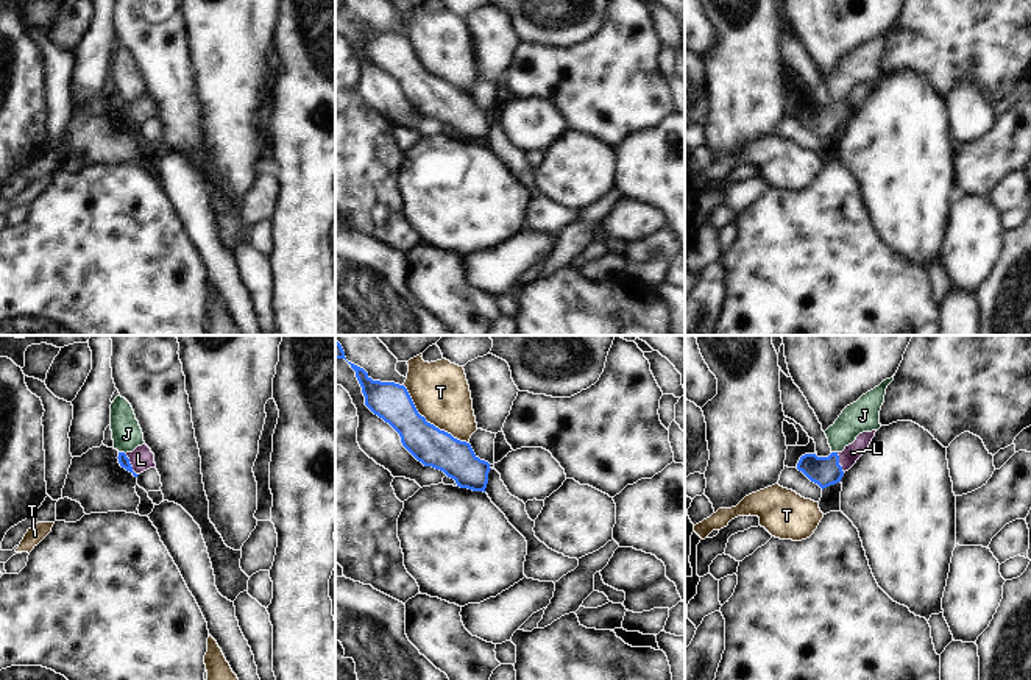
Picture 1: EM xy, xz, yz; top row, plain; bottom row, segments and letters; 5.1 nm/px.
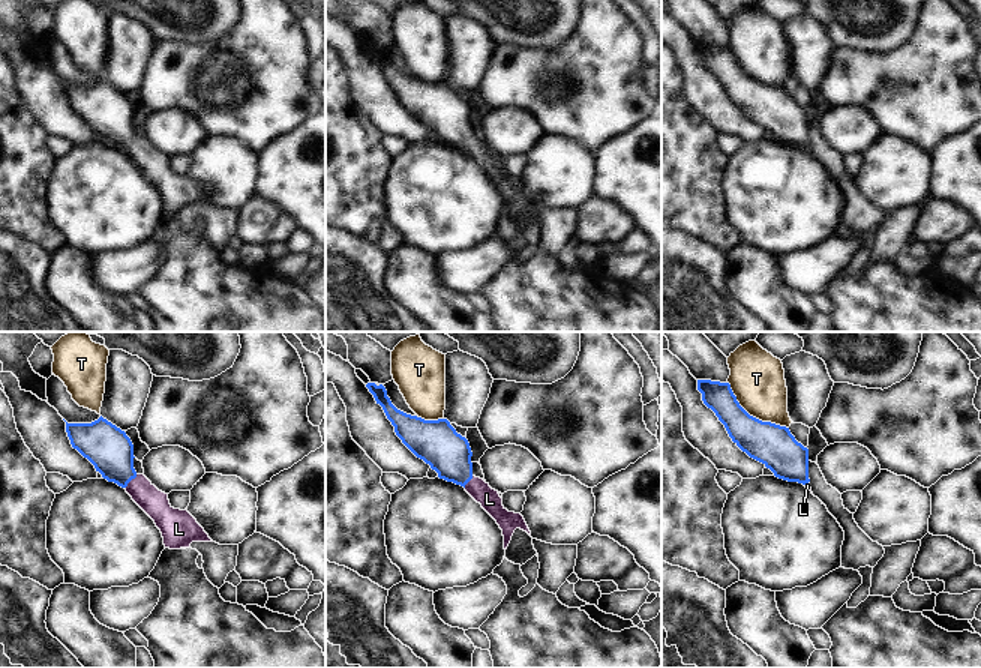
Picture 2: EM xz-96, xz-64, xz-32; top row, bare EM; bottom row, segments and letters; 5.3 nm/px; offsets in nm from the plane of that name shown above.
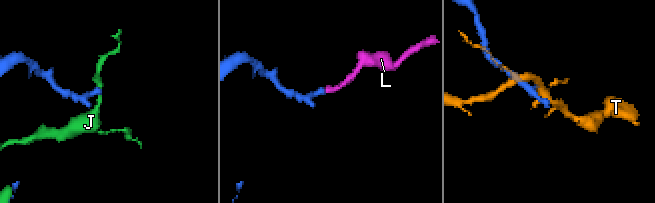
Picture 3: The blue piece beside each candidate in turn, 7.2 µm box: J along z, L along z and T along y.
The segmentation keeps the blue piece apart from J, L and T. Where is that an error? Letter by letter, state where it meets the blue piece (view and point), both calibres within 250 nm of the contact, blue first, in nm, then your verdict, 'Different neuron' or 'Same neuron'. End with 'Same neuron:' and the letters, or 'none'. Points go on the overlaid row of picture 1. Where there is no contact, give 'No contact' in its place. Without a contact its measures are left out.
J: Touches blue at xy (122, 453). Thickness 60 nm (blue) against 160 nm. Different neuron
L: Touches blue at xy (130, 465). Thickness 60 nm (blue) against 120 nm. Same neuron
T: Touches blue at xz (429, 423). Thickness 200 nm (blue) against 300 nm. Different neuron
Same neuron: L

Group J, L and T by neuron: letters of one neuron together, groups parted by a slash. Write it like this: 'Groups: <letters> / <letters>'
Groups: J / L / T

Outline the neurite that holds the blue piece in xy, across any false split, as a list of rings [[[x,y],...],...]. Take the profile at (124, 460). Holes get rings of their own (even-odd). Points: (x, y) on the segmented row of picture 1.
[[[147,444],[137,446],[133,452],[119,452],[119,463],[129,471],[134,477],[140,473],[156,468],[154,454]]]

